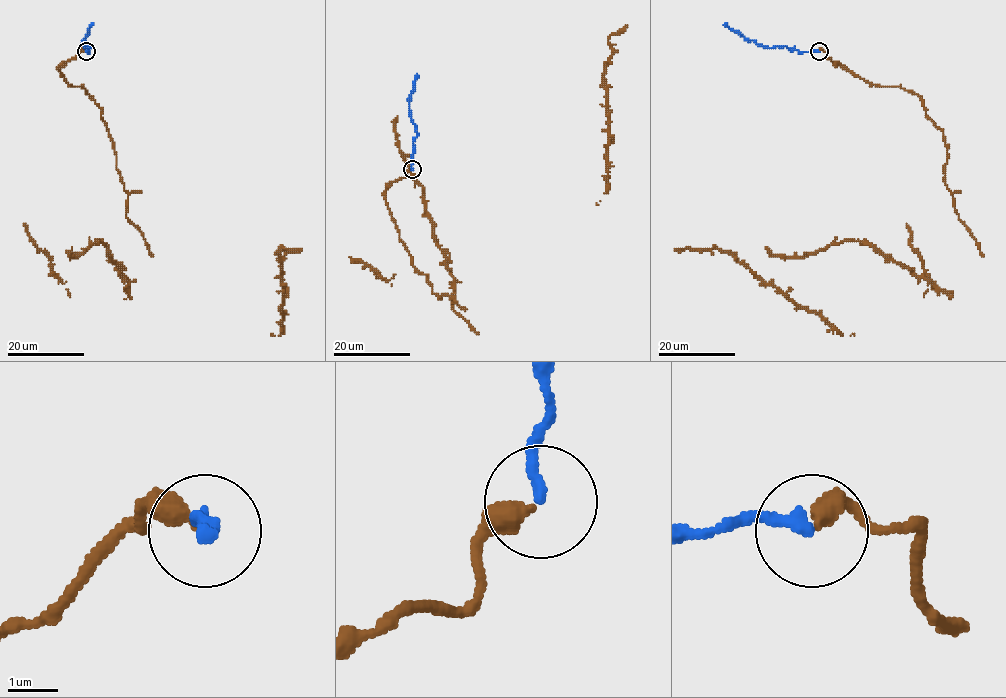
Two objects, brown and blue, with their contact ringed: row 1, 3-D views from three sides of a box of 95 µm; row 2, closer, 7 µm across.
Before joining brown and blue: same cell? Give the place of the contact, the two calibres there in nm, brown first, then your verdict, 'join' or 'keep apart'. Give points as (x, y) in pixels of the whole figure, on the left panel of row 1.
at (86, 51); 400 nm thick on the brown side, 240 nm on the other; join

